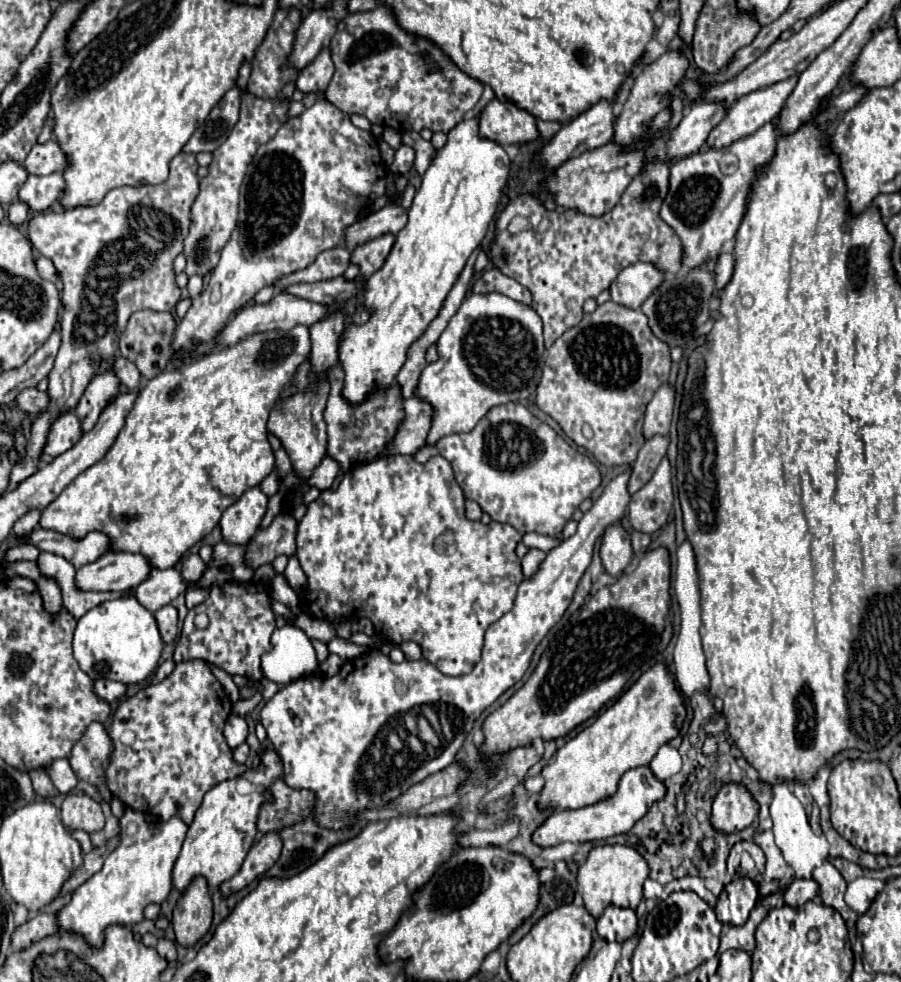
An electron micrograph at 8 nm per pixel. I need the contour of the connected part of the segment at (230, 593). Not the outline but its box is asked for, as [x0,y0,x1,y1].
[174,582,276,682]

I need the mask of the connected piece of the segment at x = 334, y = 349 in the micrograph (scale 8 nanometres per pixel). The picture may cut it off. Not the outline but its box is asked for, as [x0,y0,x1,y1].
[310,310,346,374]

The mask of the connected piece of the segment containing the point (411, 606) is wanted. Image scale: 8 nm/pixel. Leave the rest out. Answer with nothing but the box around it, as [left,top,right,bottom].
[296,456,522,676]

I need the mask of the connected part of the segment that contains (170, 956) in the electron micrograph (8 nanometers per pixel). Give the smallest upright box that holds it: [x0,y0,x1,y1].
[156,938,176,962]

